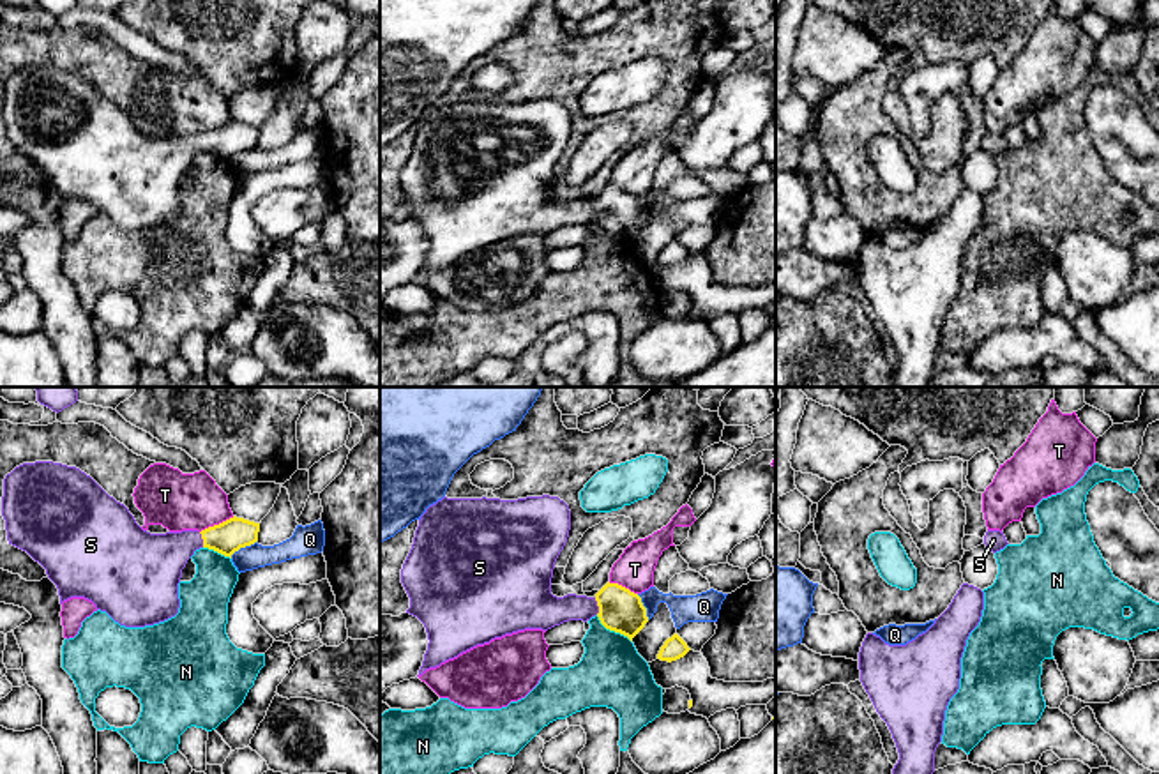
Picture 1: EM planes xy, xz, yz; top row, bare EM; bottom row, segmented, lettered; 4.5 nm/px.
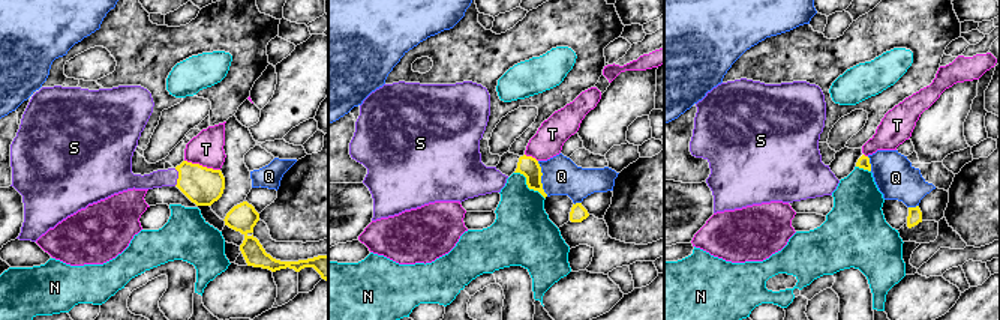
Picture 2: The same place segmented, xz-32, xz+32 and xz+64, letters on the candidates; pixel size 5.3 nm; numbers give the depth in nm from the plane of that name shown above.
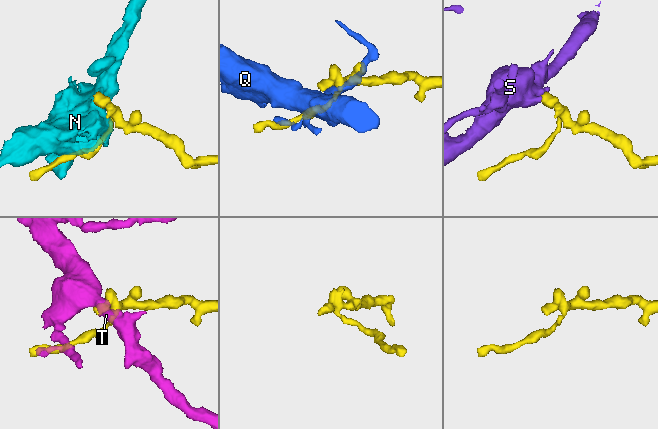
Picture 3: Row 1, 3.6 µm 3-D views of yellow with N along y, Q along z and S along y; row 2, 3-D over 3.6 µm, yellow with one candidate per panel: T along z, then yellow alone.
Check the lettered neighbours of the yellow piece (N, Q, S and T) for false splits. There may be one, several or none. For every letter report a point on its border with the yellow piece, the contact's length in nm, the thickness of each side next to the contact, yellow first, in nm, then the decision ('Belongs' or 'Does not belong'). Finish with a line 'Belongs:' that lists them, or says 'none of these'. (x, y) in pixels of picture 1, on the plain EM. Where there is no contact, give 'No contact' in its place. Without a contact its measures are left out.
N: Touches yellow at xz (613, 234). Shared border 200 nm. Thickness 200 nm (yellow) against 300 nm. Does not belong
Q: Touches yellow at xy (242, 151). Shared border 140 nm. Thickness 150 nm (yellow) against 110 nm. Does not belong
S: Touches yellow at xz (598, 209). Shared border 80 nm. Thickness 200 nm (yellow) against 170 nm. Belongs
T: Touches yellow at xy (216, 129). Shared border 180 nm. Thickness 150 nm (yellow) against 260 nm. Does not belong
Belongs: S

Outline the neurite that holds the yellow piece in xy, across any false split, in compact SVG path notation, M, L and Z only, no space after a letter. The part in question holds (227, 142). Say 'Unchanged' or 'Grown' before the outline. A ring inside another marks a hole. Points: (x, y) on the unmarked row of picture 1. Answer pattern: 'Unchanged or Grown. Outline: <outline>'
Grown. Outline: M53 65L23 67L4 83L2 120L9 148L27 156L57 189L60 209L85 201L125 231L145 231L178 217L178 187L200 152L230 161L258 145L260 127L230 122L201 136L150 138L129 113L76 71Z

